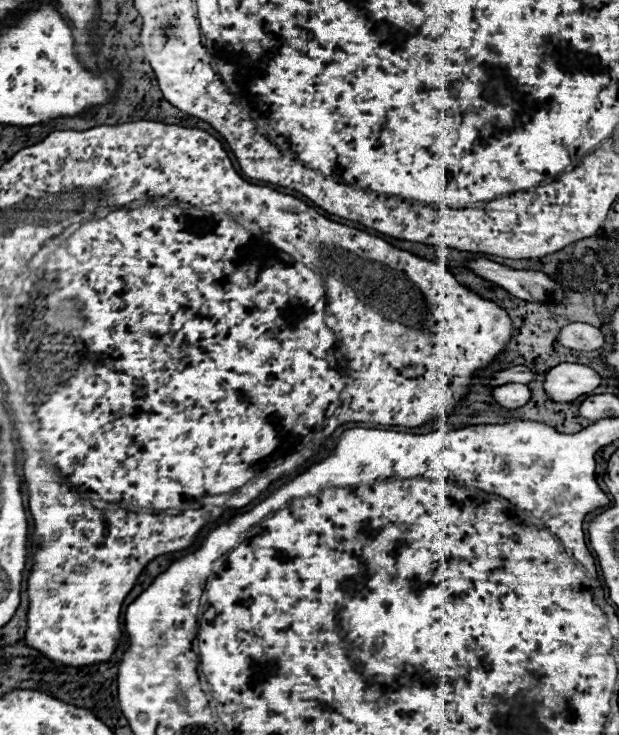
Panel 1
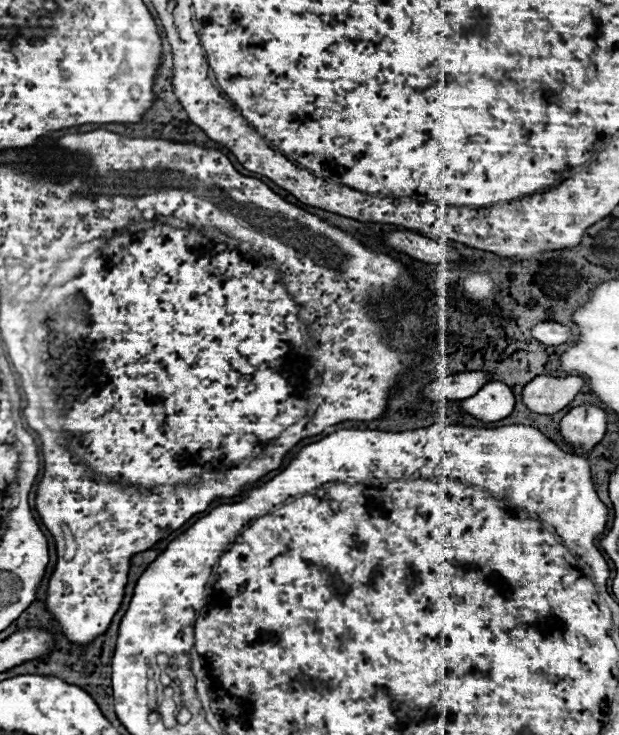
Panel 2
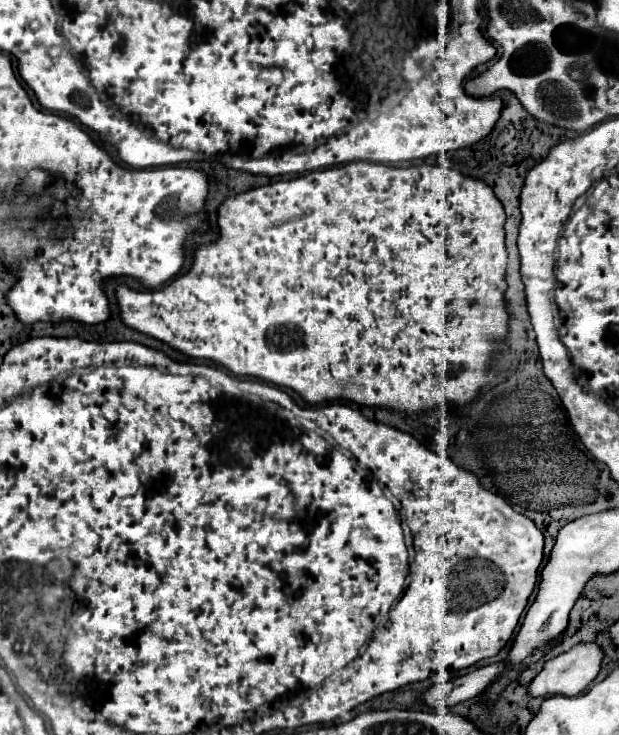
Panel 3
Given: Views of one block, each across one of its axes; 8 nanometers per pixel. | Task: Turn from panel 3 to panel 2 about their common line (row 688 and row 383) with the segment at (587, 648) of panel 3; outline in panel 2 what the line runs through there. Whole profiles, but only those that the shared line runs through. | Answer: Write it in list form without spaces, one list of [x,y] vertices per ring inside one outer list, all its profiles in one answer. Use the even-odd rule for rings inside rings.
[[[536,376],[532,382],[524,386],[522,402],[534,414],[552,416],[562,408],[566,408],[582,386],[584,380],[580,376],[564,376],[564,378]]]

